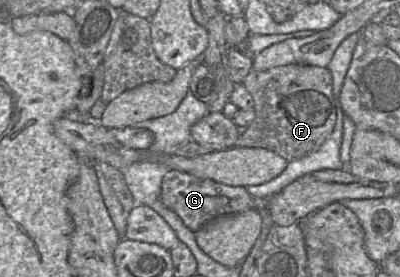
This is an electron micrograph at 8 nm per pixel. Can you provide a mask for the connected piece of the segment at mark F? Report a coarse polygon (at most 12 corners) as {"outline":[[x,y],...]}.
{"outline":[[327,68],[251,69],[255,118],[234,147],[289,162],[316,151],[337,110]]}

